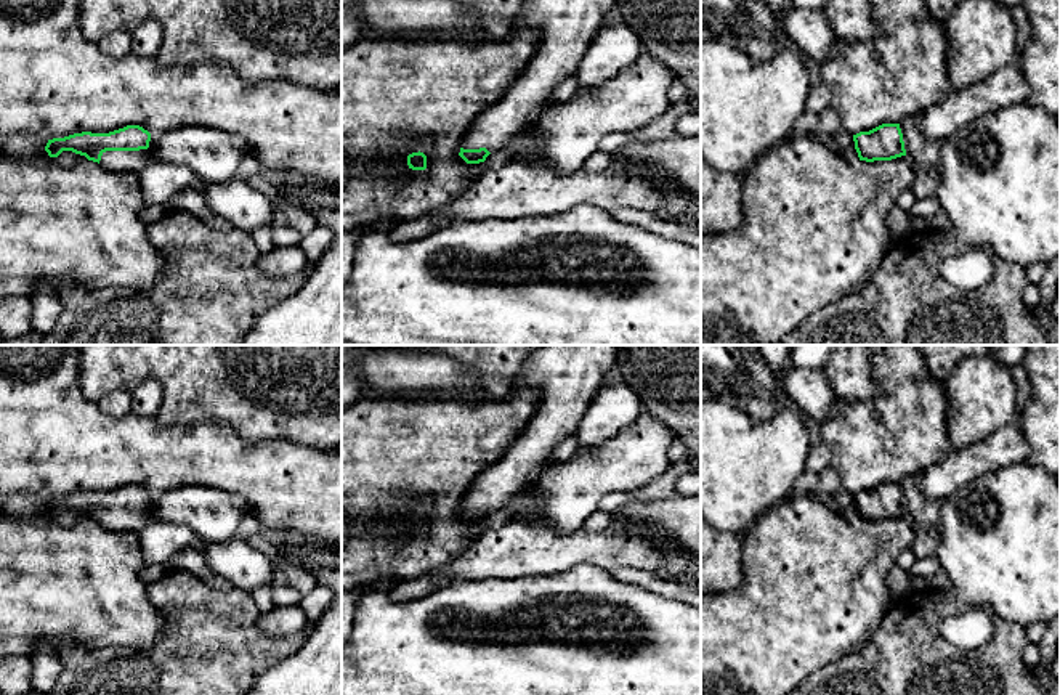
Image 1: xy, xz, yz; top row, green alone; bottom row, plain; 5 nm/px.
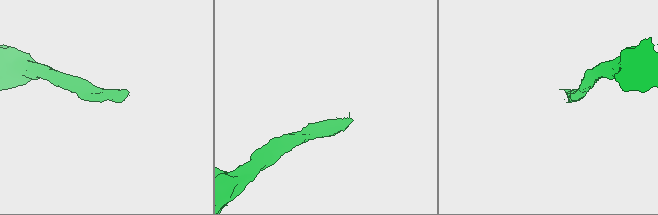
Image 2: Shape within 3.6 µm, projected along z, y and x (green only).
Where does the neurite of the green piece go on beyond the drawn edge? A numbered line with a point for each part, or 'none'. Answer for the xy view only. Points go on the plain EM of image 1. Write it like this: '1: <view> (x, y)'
1: xy (119, 520)

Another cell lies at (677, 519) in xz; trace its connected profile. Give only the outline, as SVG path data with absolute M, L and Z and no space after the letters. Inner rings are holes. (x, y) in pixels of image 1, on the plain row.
M674 494L656 501L625 499L616 507L614 525L648 528L691 559L701 576L701 494Z

